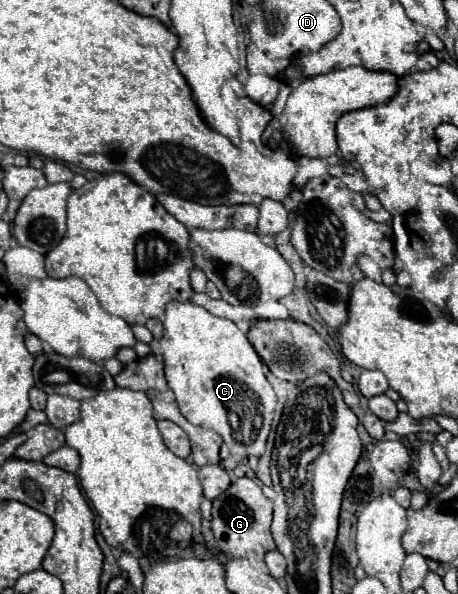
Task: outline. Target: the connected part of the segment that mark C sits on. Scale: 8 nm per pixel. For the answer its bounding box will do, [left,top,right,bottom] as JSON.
[159,301,277,459]

